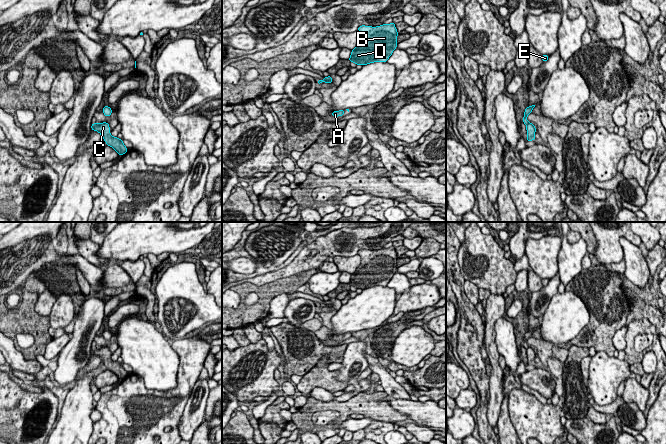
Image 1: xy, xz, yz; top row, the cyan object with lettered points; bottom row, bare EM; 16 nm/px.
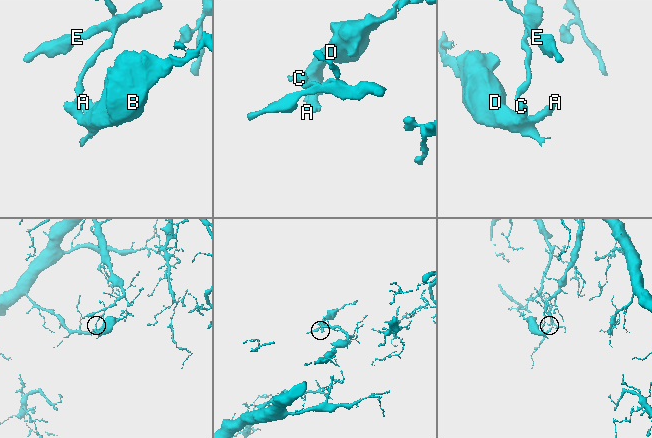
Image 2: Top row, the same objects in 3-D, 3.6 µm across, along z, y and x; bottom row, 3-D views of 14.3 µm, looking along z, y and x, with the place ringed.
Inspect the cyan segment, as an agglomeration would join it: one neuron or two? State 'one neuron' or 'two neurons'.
two neurons

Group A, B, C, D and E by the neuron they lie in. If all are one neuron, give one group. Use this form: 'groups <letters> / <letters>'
groups A B C D / E

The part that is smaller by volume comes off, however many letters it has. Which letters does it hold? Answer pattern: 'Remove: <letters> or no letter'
Remove: A, B, C, D

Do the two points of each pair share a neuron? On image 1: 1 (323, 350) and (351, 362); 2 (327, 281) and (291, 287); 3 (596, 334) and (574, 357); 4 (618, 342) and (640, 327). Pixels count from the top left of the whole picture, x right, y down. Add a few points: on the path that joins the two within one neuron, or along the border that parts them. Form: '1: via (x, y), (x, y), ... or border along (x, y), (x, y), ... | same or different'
1: border along (348, 344), (343, 359), (340, 362) | different
2: border along (320, 271), (316, 272), (307, 282) | different
3: border along (575, 344), (588, 348) | different
4: border along (627, 326), (624, 350) | different

